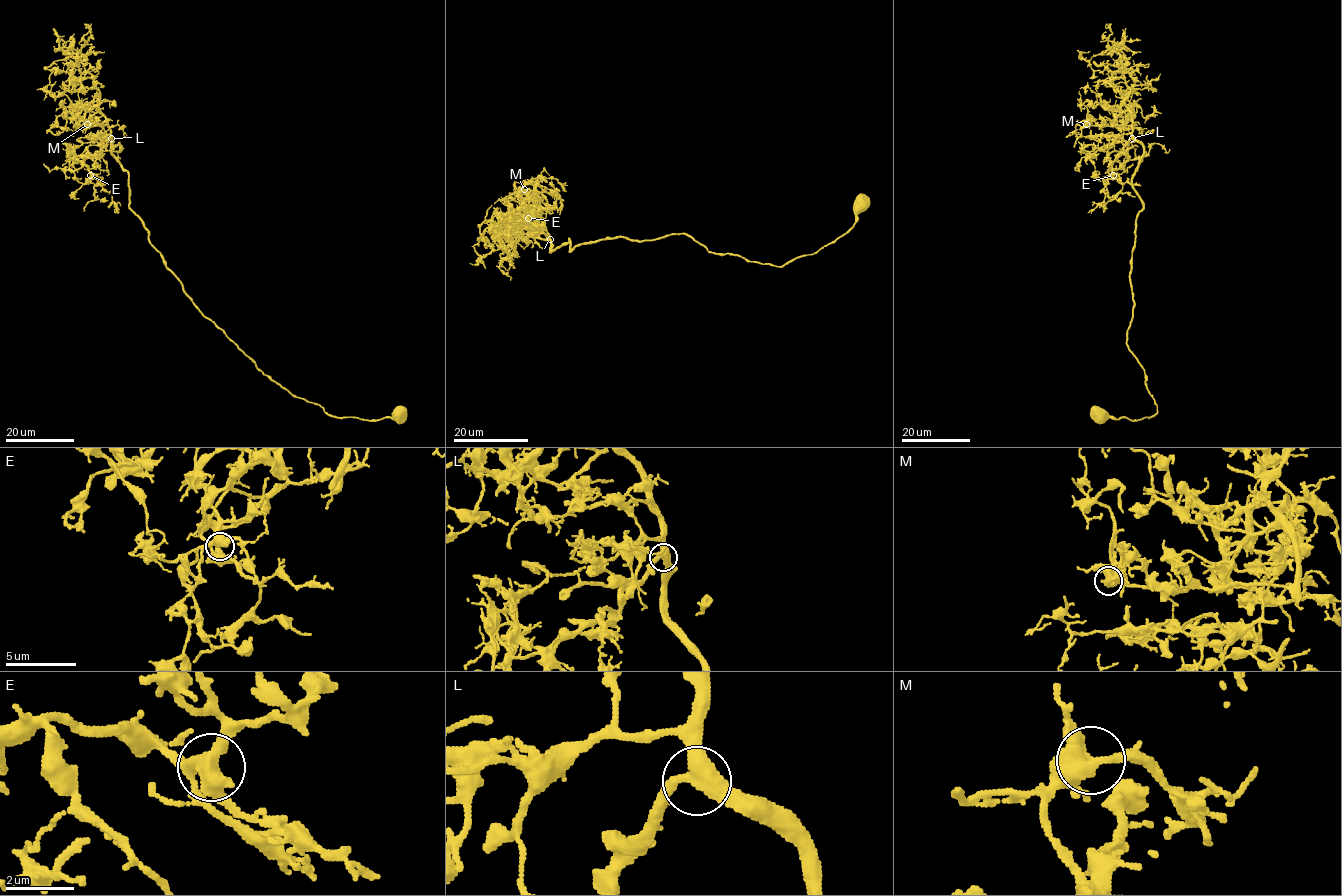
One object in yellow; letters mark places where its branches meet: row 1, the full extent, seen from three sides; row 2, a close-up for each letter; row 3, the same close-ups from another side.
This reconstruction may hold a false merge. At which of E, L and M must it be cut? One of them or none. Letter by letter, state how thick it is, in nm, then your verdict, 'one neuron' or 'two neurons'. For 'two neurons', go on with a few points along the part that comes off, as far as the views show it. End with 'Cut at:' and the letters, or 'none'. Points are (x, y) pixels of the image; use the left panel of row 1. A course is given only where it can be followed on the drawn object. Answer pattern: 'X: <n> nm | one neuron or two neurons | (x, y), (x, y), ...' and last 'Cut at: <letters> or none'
E: 420 nm | one neuron
L: 440 nm | one neuron
M: 440 nm | one neuron
Cut at: none

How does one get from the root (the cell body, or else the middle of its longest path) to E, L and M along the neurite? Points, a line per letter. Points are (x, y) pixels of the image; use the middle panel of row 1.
E: (864, 202), (844, 234), (782, 266), (710, 253), (682, 233), (570, 251), (570, 239), (551, 252), (528, 218)
L: (864, 202), (844, 234), (782, 266), (710, 253), (682, 233), (570, 251), (570, 239), (552, 252), (550, 239)
M: (864, 202), (844, 234), (775, 266), (682, 233), (570, 251), (570, 239), (551, 252), (524, 189)

